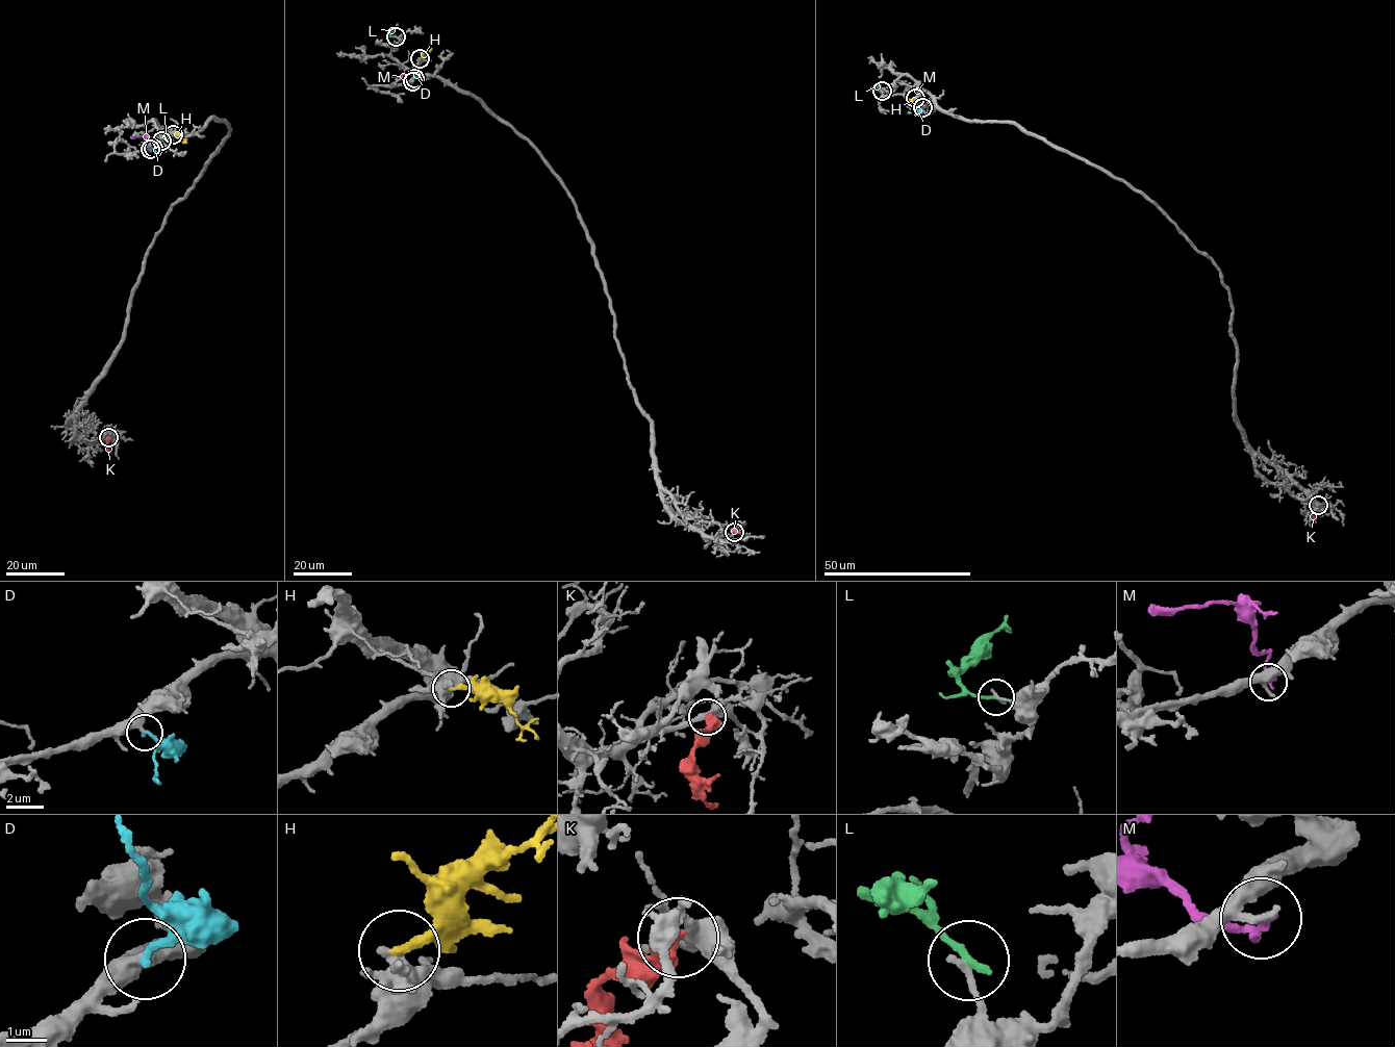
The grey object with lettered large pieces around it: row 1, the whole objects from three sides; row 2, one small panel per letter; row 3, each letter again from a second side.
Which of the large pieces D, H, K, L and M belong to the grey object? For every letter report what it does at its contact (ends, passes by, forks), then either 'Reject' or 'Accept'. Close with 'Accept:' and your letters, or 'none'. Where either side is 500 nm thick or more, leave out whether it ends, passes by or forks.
D: It ends there. Accept
H: It ends there. Reject
K: It ends there. Reject
L: It ends there. Reject
M: It ends there. Reject
Accept: D

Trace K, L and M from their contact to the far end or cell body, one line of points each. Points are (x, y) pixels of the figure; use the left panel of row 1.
K: (109, 437), (106, 449), (110, 452)
L: (161, 141), (158, 139), (172, 135)
M: (150, 149), (144, 136), (130, 136)

